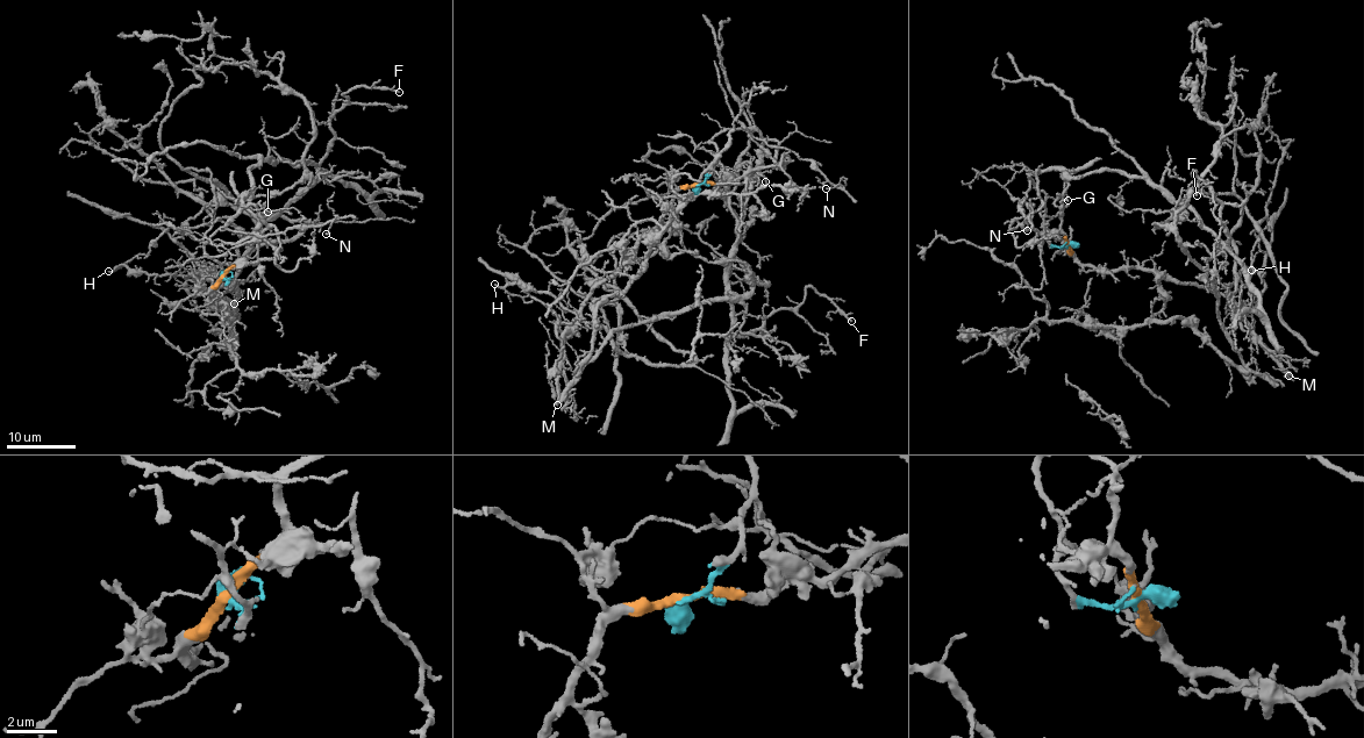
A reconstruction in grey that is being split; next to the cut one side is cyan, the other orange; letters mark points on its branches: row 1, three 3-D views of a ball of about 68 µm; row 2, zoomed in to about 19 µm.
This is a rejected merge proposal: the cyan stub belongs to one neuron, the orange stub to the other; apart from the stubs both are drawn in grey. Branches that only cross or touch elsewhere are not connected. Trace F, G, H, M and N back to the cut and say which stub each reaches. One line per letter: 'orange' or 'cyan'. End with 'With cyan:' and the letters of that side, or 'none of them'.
F: cyan
G: orange
H: orange
M: orange
N: cyan
With cyan: F, N

